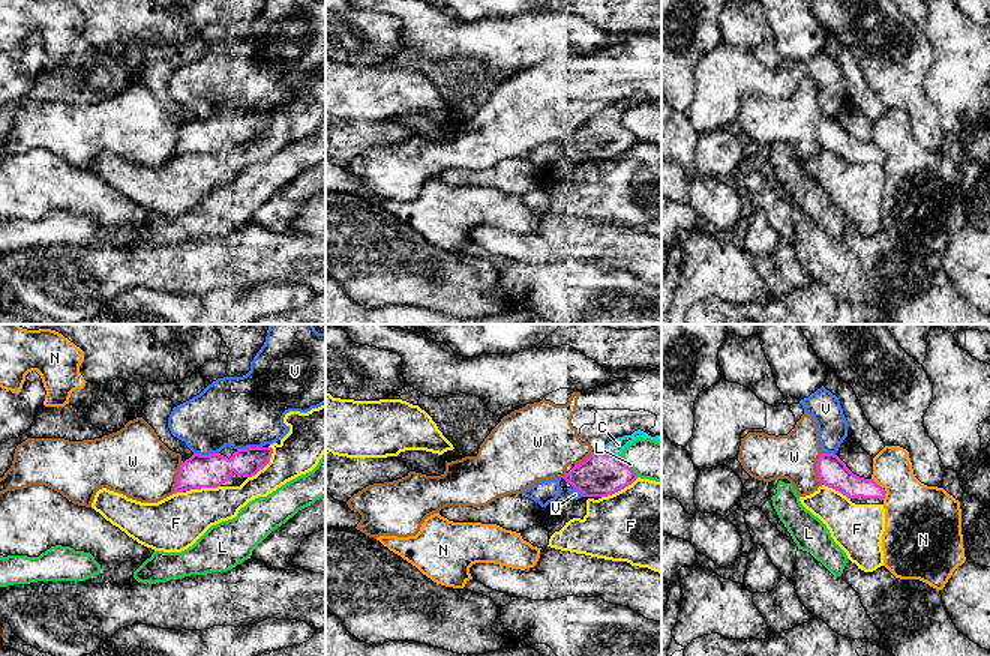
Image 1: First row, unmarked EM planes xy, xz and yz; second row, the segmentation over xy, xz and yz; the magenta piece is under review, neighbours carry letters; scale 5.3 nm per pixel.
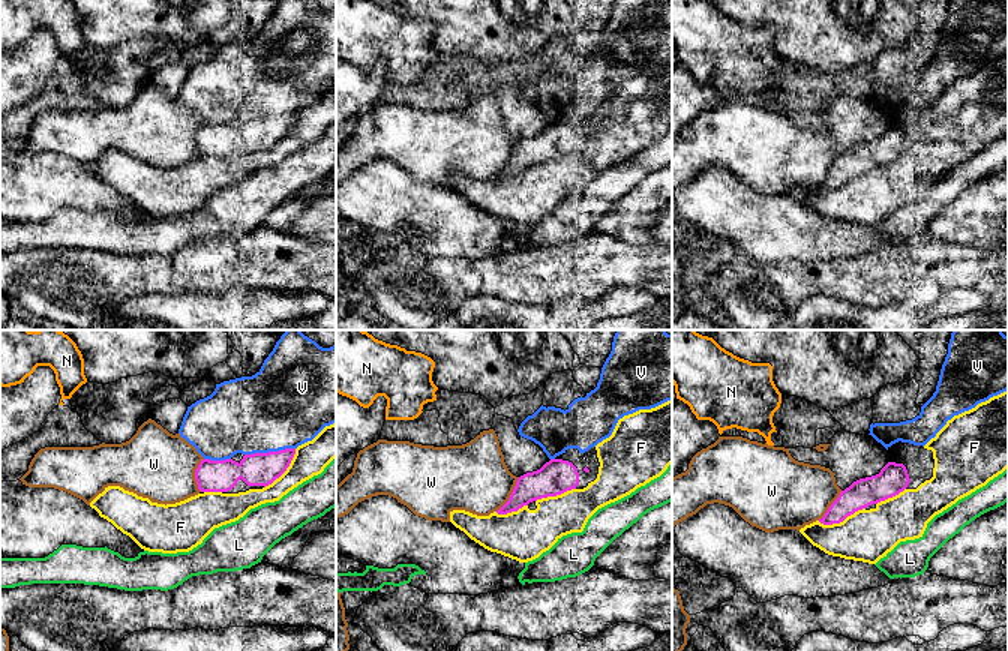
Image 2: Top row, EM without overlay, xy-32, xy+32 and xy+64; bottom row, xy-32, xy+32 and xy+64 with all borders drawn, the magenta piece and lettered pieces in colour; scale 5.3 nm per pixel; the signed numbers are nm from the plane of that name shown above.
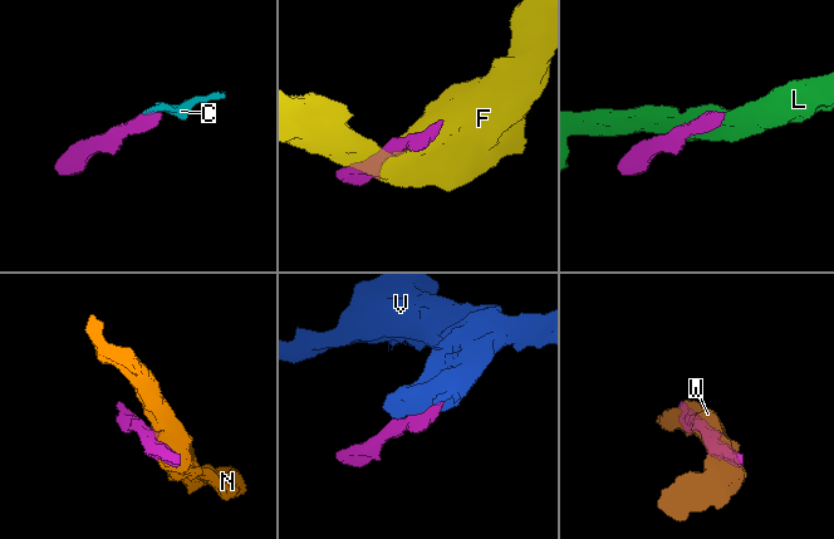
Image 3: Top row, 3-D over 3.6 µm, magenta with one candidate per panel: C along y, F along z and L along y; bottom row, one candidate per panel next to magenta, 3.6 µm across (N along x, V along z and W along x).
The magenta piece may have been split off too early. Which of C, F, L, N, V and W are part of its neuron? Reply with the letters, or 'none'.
C

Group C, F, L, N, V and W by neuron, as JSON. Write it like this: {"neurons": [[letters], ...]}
{"neurons": [["C"], ["F"], ["L"], ["N"], ["V"], ["W"]]}

